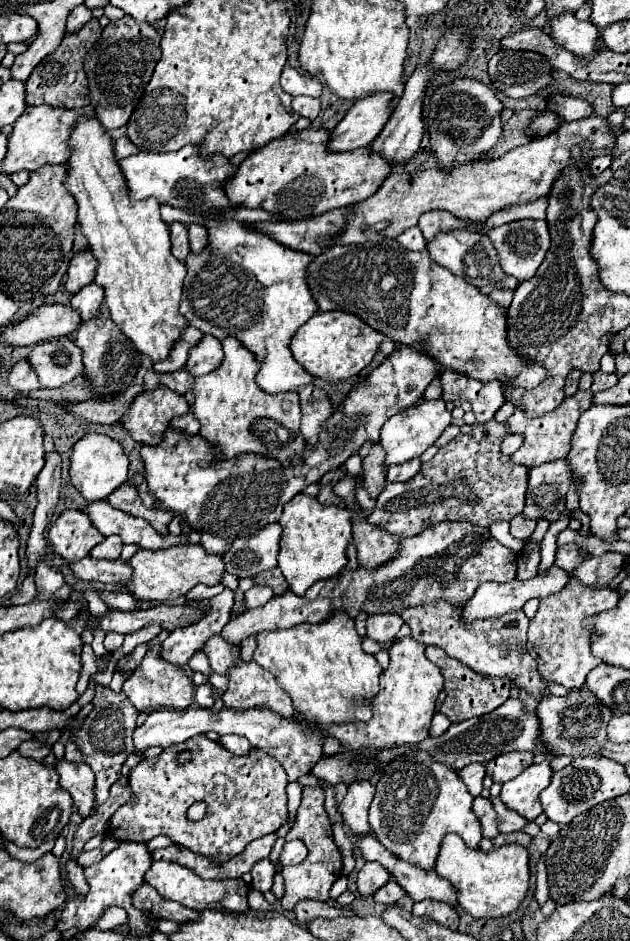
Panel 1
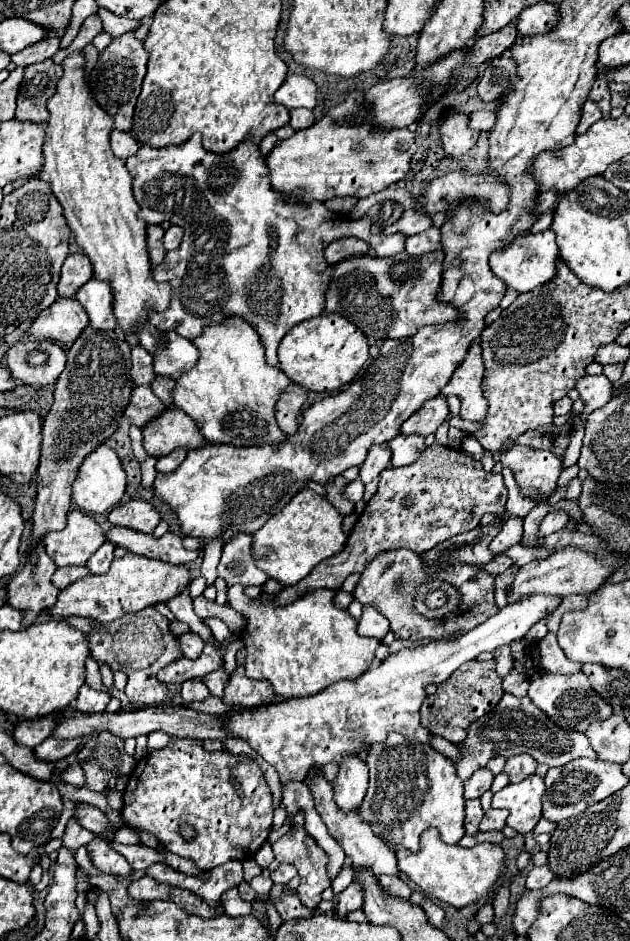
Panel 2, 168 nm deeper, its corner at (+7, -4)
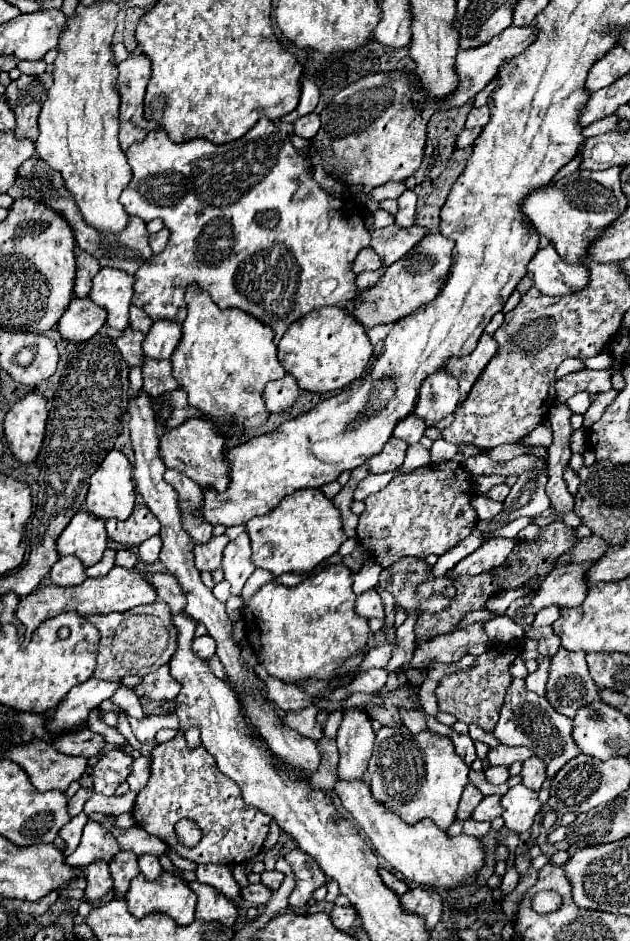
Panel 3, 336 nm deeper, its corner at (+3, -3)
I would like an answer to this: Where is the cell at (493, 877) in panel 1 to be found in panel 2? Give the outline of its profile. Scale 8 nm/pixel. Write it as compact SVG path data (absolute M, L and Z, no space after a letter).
M430 828L420 840L418 852L406 852L404 848L392 846L398 856L398 866L402 872L430 898L442 900L454 908L466 908L470 904L486 904L506 870L506 854L500 844L478 844L474 848L462 848L458 844L450 846L440 840L438 830Z

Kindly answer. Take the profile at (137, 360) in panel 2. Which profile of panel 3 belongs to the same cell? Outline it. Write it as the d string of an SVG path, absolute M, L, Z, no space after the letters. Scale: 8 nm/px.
M126 327L116 339L116 347L128 365L142 365L142 339L144 335L140 331L134 331L132 327Z

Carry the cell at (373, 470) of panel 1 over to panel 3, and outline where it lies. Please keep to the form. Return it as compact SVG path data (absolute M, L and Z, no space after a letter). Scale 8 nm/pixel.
M392 437L392 439L386 443L386 447L382 449L382 453L374 455L372 459L368 459L370 473L386 473L386 471L394 471L394 469L402 467L406 449L408 449L408 445L406 445L402 439Z

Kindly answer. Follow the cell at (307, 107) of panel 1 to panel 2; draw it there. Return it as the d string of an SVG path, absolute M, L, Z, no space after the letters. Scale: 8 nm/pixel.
M294 108L290 110L290 126L294 130L302 130L314 124L314 112L308 108Z

